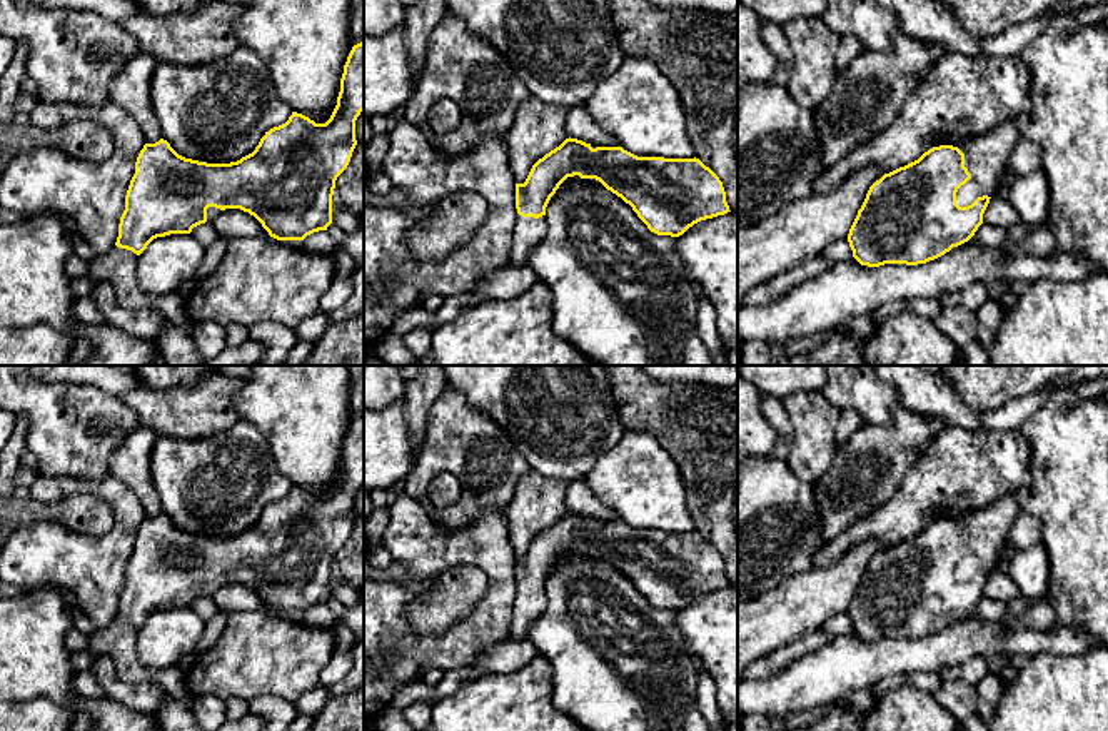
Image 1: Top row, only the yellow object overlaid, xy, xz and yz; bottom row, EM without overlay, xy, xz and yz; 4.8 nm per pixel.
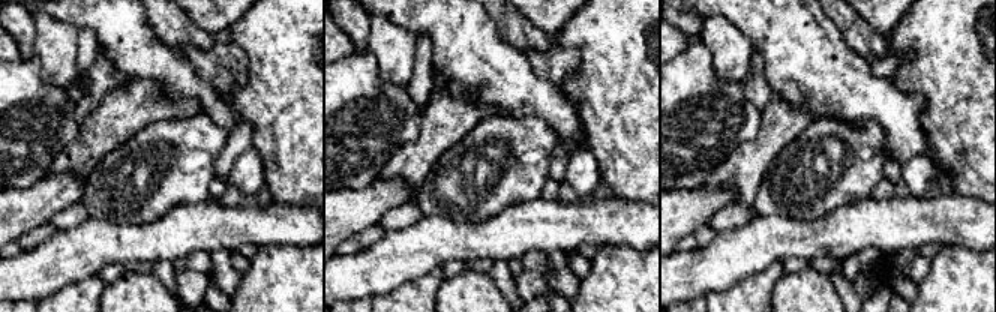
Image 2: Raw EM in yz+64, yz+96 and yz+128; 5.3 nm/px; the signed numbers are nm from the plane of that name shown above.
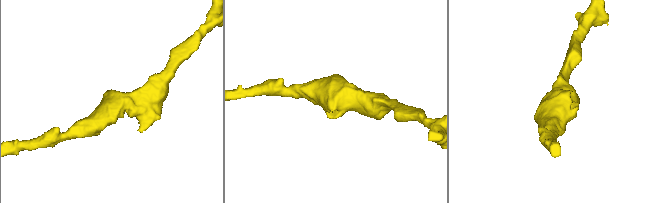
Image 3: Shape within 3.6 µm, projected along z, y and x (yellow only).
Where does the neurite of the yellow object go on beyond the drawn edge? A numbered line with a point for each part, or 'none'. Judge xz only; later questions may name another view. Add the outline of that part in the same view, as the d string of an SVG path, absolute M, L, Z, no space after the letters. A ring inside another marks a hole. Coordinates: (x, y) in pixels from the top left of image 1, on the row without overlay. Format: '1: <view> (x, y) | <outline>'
1: xz (528, 606) | M517 587L516 601L512 606L511 626L509 626L509 639L526 639L529 628L536 618L539 618L547 607L546 589L522 591Z

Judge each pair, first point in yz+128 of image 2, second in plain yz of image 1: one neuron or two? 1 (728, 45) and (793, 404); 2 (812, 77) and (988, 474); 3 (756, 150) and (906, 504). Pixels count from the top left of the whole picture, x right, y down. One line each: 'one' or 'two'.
1: one
2: two
3: one

